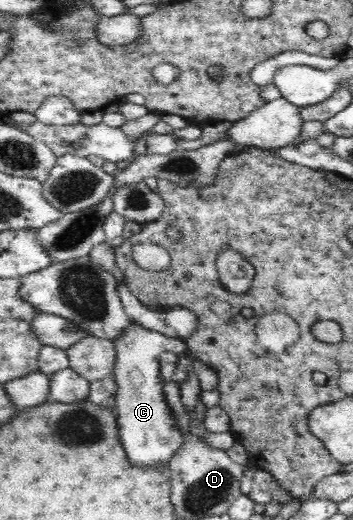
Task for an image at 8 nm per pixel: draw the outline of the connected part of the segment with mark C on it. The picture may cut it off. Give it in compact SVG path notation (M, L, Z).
M133 323L114 343L118 356L113 374L118 386L114 411L127 458L137 468L164 466L181 448L185 436L175 427L173 413L165 401L165 384L159 379L159 354L171 351L189 355L189 351L182 339L149 331L137 323Z

